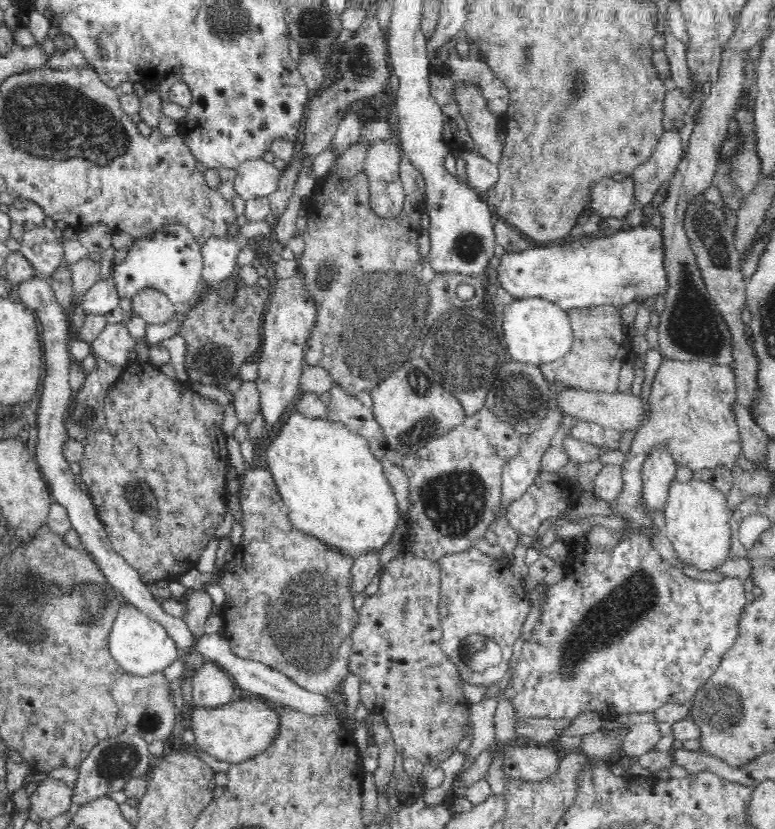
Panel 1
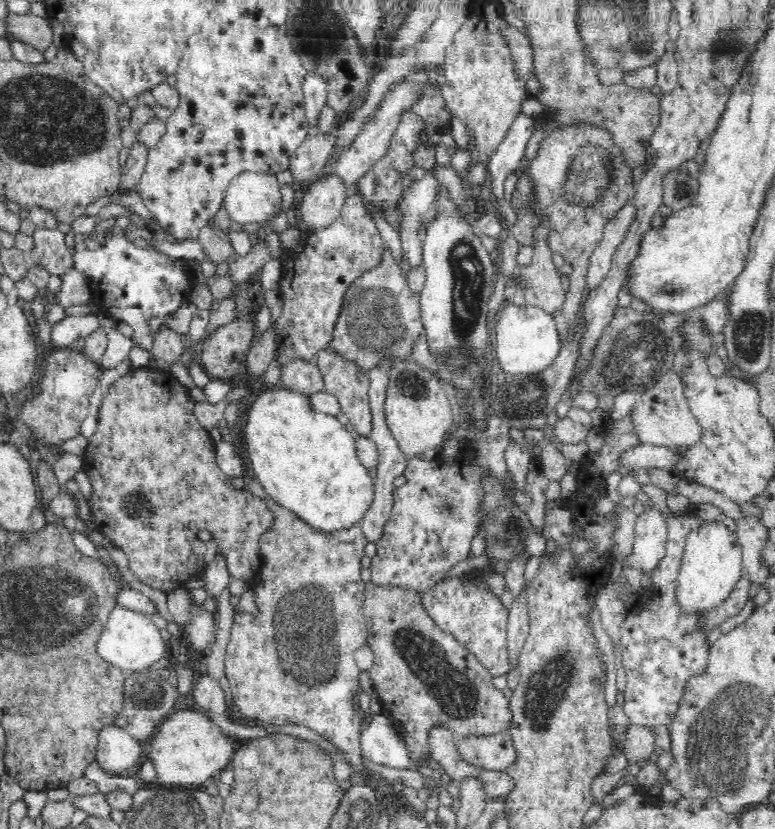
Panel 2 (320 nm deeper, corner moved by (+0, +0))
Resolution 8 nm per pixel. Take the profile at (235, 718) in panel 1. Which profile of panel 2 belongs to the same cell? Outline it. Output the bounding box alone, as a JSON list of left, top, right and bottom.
[146,708,236,784]

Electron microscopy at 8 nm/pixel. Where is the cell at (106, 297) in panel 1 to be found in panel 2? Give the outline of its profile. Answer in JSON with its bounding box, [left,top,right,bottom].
[52,313,98,349]

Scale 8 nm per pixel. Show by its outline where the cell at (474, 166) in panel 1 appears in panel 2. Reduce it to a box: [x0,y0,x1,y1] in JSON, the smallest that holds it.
[484,113,533,196]

